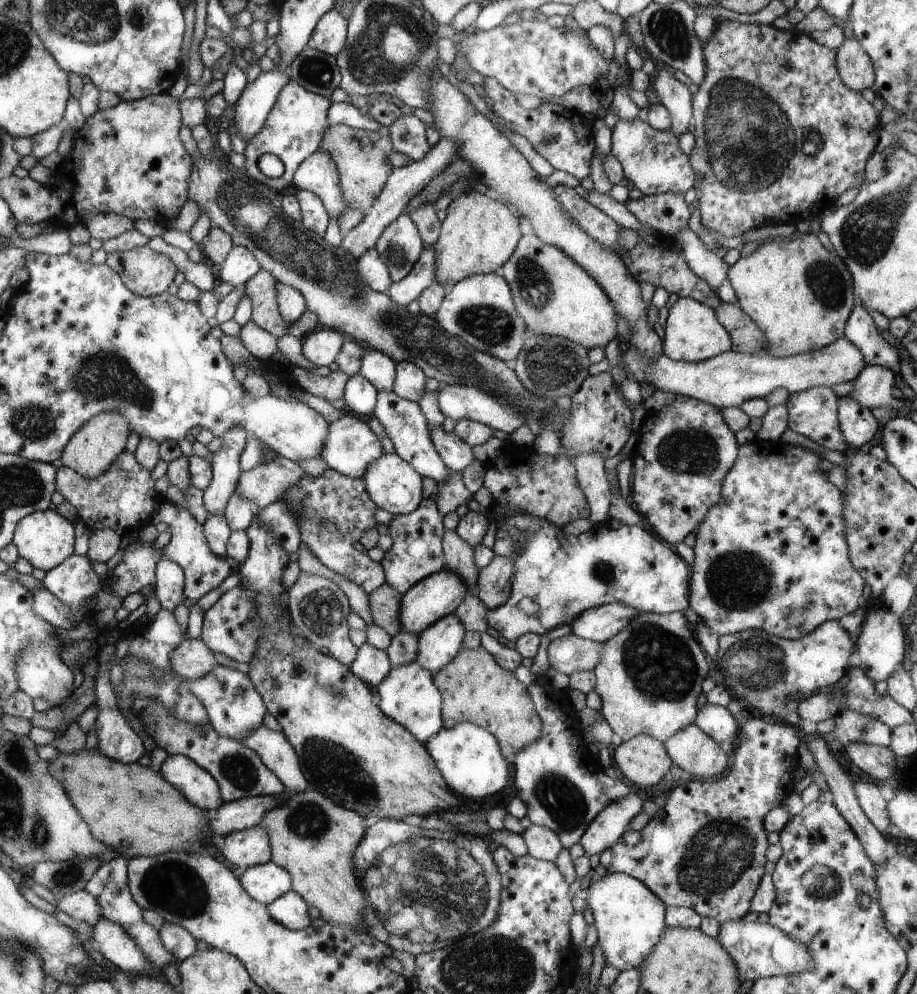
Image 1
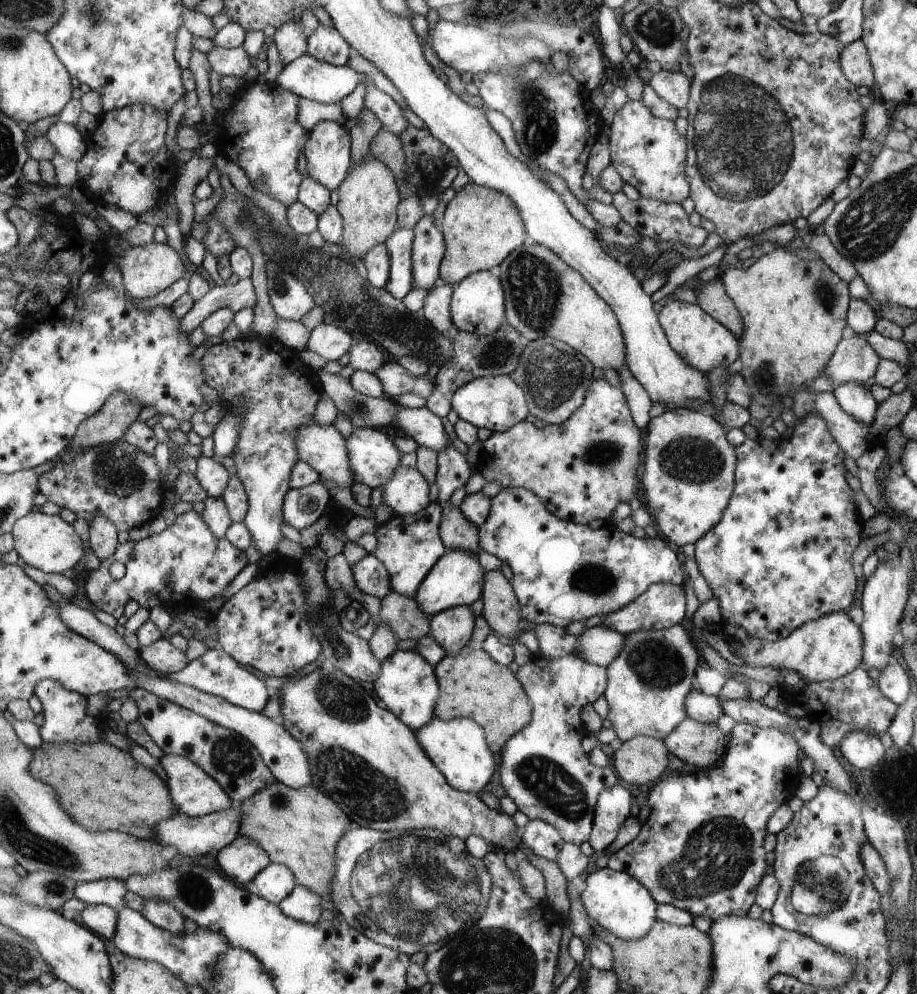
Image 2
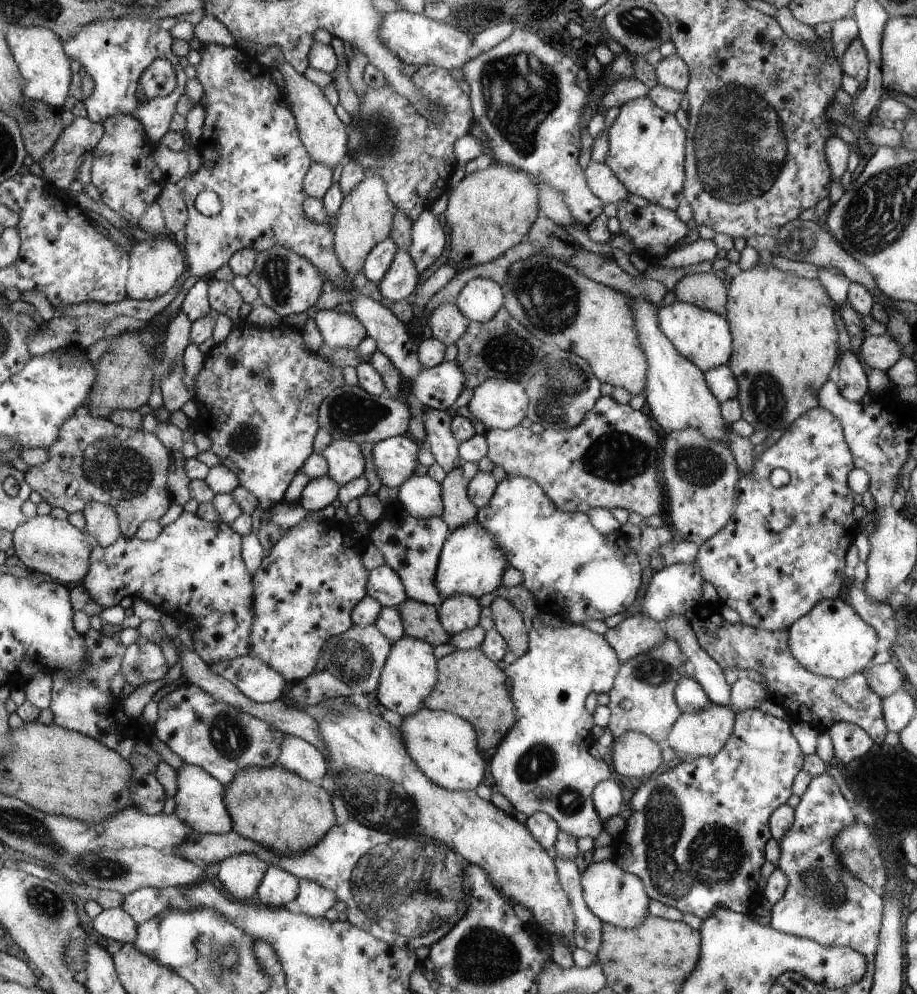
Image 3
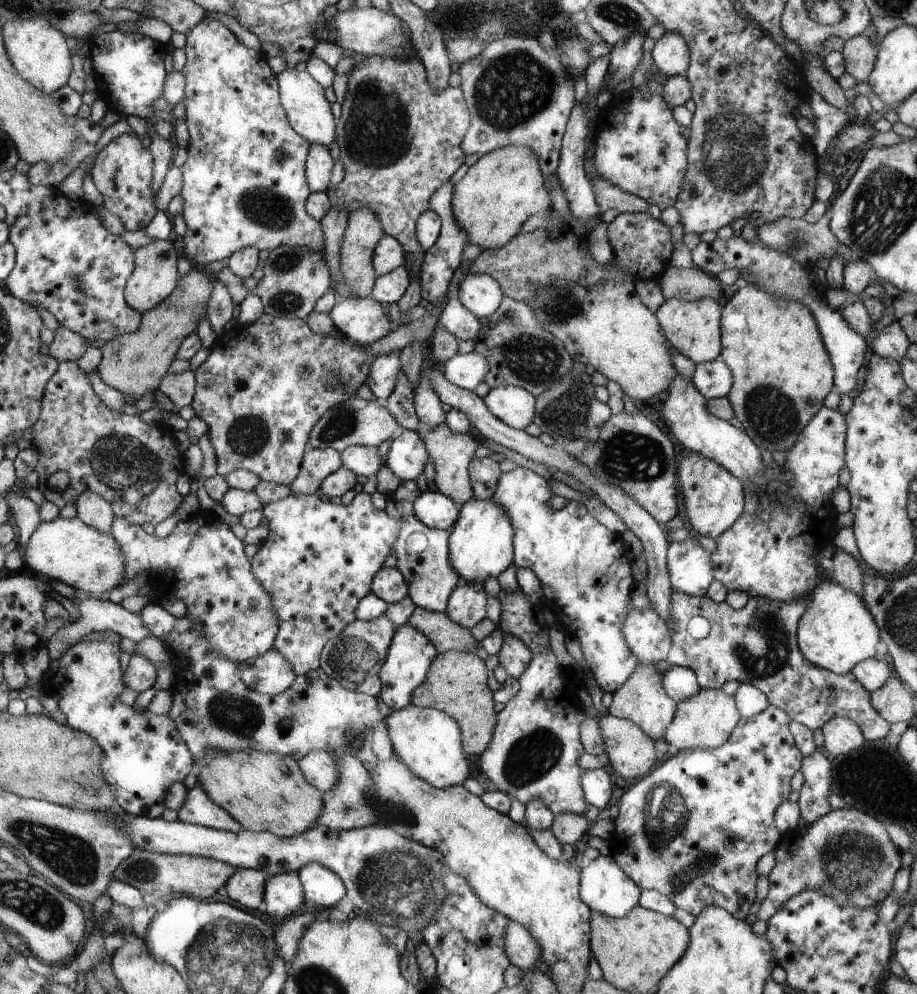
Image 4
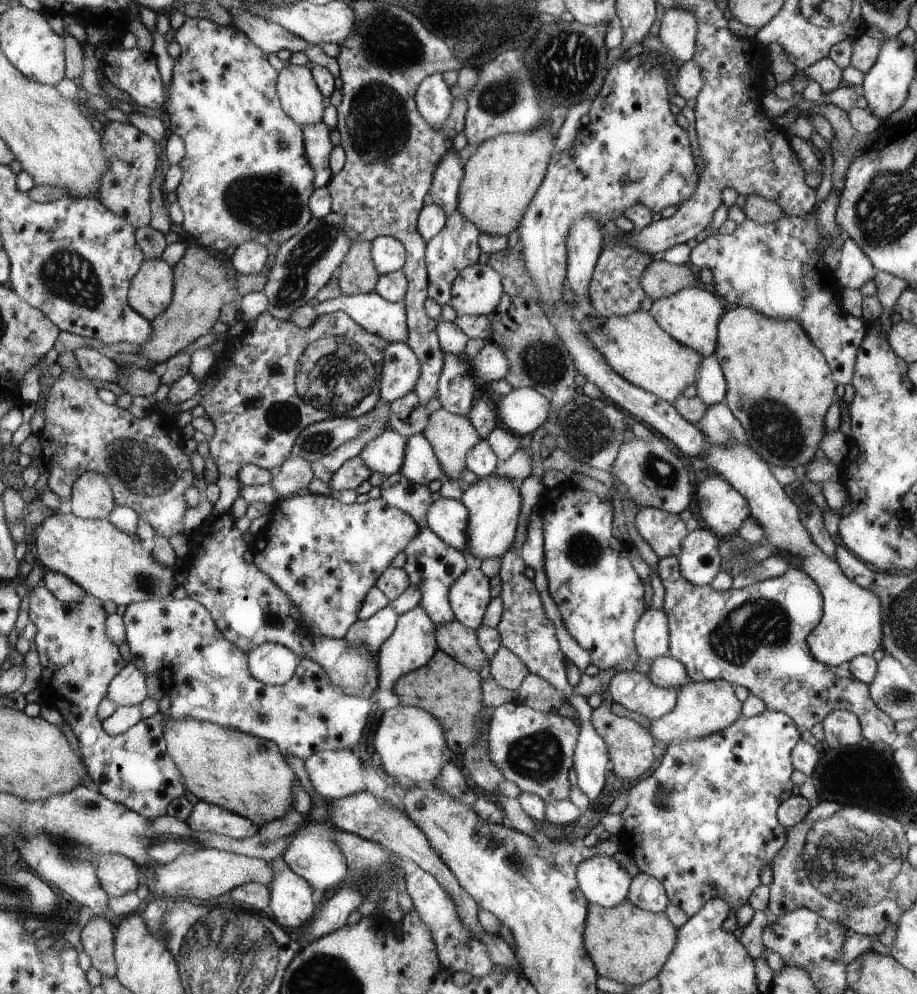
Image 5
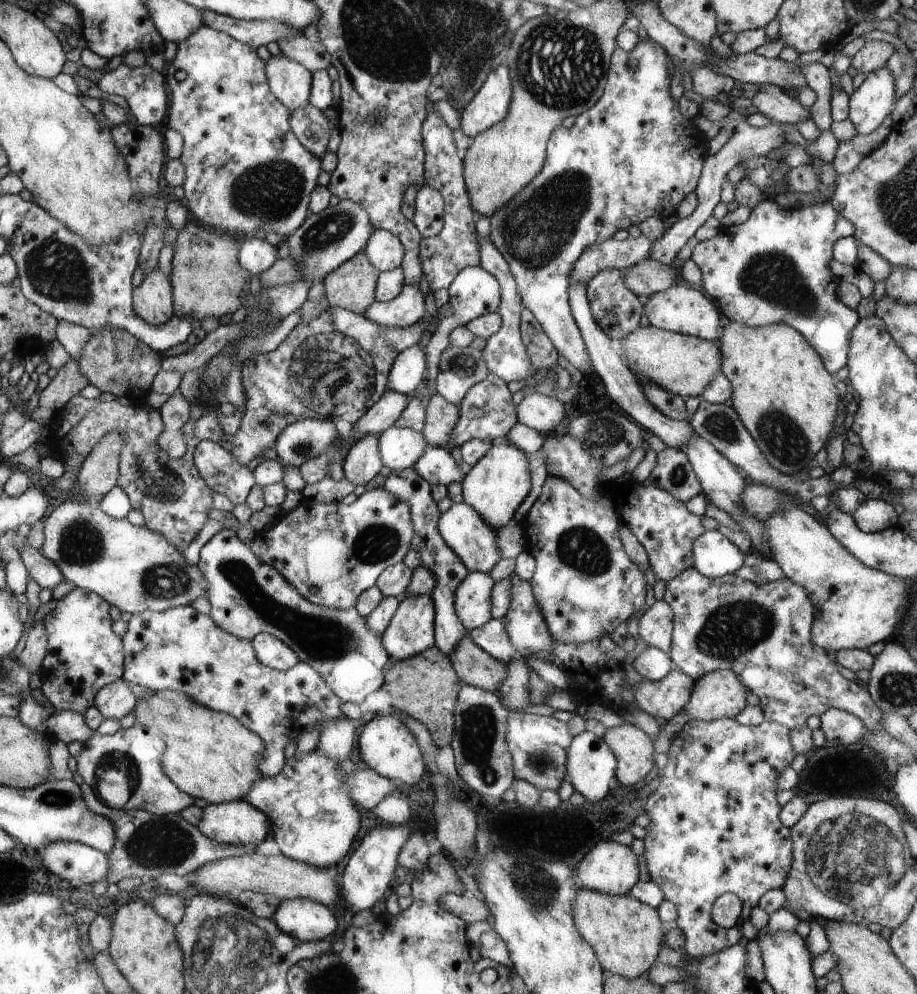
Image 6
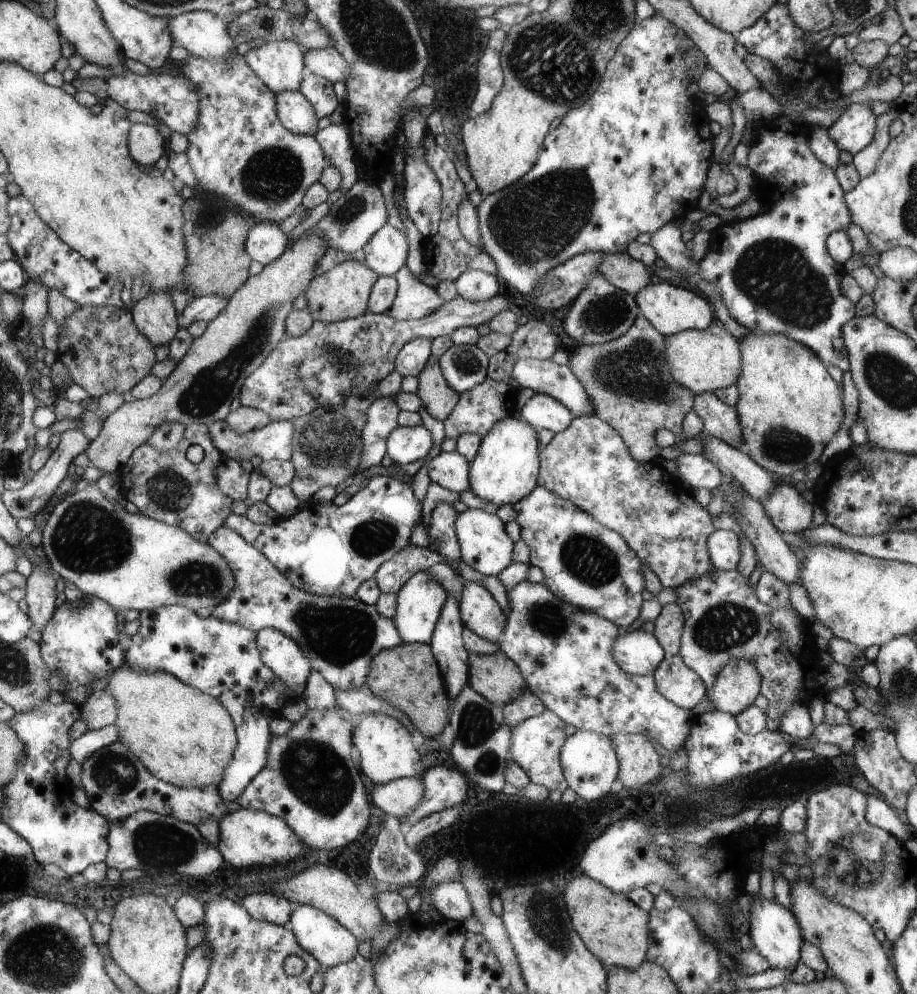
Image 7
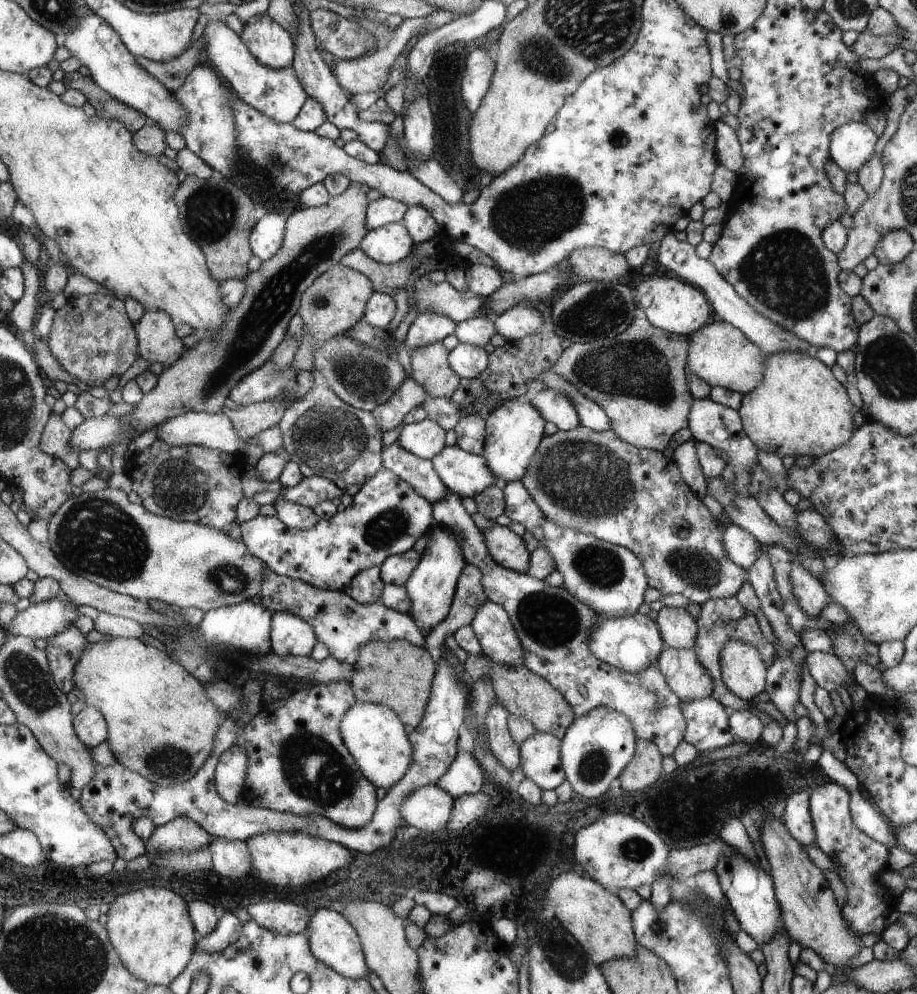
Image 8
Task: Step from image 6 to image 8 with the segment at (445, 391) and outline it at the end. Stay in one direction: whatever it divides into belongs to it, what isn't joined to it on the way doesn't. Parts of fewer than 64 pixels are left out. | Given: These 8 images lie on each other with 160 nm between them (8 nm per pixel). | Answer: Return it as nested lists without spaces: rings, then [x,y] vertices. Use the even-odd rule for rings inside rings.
[[[458,343],[449,358],[450,366],[461,378],[475,379],[488,368],[488,354],[472,343]]]

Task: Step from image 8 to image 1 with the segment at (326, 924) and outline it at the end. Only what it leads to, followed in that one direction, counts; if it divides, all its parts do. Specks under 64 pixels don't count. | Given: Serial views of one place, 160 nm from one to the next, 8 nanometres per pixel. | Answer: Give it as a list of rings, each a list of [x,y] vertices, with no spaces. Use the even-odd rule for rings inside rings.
[[[272,861],[248,866],[238,878],[246,894],[265,905],[277,901],[292,890],[292,876],[284,867]]]

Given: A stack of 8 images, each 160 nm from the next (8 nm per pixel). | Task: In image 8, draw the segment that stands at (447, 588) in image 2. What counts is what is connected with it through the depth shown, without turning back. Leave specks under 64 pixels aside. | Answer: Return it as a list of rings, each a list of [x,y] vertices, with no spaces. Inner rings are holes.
[[[512,399],[492,408],[485,417],[485,445],[482,455],[487,458],[491,471],[497,476],[496,486],[504,488],[507,482],[521,480],[526,474],[533,454],[537,452],[545,436],[545,424],[545,418],[532,401]]]

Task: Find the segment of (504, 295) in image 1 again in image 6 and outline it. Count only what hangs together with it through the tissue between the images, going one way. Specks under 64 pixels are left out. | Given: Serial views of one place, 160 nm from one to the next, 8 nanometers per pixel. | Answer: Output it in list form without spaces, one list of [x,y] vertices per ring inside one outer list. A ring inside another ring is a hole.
[[[478,265],[477,267],[466,267],[461,270],[452,281],[452,284],[447,288],[449,292],[449,302],[452,306],[452,316],[441,318],[441,324],[437,326],[437,329],[433,332],[428,345],[425,349],[425,357],[427,362],[426,370],[422,375],[420,384],[418,384],[415,391],[415,397],[417,397],[422,403],[426,404],[422,400],[420,393],[423,390],[428,390],[429,395],[436,394],[436,377],[438,376],[439,358],[444,349],[449,344],[449,334],[451,330],[457,328],[457,326],[464,326],[468,322],[473,321],[475,318],[481,317],[488,313],[496,313],[501,304],[501,285],[498,279],[490,274],[485,268]]]

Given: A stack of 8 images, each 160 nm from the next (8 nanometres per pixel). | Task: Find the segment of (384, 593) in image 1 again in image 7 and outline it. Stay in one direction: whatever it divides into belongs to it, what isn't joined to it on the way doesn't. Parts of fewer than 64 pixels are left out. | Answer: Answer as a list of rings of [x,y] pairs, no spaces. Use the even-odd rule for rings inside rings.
[[[500,649],[489,655],[469,653],[469,666],[470,686],[501,709],[529,688],[520,667]]]

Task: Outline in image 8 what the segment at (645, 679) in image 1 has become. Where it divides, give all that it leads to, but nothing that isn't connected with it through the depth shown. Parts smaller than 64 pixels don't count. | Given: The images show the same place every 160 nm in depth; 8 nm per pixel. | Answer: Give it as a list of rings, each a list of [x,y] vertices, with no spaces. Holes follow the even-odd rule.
[[[666,647],[665,652],[655,662],[661,673],[666,677],[668,686],[677,694],[682,701],[691,701],[702,697],[709,697],[715,688],[713,678],[709,670],[699,659],[696,649],[675,649]]]

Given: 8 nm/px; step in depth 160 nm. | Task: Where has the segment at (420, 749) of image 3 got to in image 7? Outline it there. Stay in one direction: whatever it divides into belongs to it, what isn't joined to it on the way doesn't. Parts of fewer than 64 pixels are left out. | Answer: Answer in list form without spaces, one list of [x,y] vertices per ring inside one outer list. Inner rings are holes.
[[[383,714],[366,715],[356,726],[352,739],[357,764],[374,784],[385,785],[402,776],[416,775],[420,752],[412,746],[408,727],[399,718]]]

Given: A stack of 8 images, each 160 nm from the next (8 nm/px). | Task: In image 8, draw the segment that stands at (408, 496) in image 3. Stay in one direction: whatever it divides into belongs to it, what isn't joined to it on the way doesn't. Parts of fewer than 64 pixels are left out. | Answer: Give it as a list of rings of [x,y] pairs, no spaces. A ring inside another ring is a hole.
[[[495,526],[490,532],[483,533],[490,554],[498,564],[508,570],[518,571],[522,574],[529,572],[531,552],[525,539],[516,534],[509,527]]]

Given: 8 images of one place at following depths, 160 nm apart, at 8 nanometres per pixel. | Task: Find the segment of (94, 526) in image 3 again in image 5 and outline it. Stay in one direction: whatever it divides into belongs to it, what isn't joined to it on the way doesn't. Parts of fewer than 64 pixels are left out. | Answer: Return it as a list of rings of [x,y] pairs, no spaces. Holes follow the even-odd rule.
[[[82,473],[72,486],[72,512],[83,519],[107,519],[115,507],[114,490],[106,475]]]

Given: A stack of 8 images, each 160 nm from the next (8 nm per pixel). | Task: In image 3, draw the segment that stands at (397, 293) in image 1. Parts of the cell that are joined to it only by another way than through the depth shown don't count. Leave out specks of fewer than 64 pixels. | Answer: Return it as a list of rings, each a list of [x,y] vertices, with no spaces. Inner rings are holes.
[[[426,209],[414,222],[412,222],[412,244],[410,255],[416,263],[419,274],[432,266],[446,246],[446,232],[440,225],[438,217],[431,209]]]

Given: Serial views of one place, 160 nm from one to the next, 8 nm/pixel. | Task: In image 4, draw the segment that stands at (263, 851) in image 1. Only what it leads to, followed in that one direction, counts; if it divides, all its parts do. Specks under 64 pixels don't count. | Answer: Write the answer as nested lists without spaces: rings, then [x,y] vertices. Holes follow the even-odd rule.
[[[236,868],[236,872],[226,880],[223,891],[228,893],[231,902],[238,902],[247,910],[260,910],[265,896],[267,877],[260,870]]]

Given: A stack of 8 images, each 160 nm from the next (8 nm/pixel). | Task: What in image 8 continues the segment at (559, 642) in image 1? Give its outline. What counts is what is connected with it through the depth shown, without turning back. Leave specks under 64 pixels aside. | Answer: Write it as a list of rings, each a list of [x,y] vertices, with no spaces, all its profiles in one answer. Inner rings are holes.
[[[664,605],[656,622],[661,627],[661,633],[667,647],[675,649],[694,649],[697,639],[697,622],[695,618],[682,607]]]

